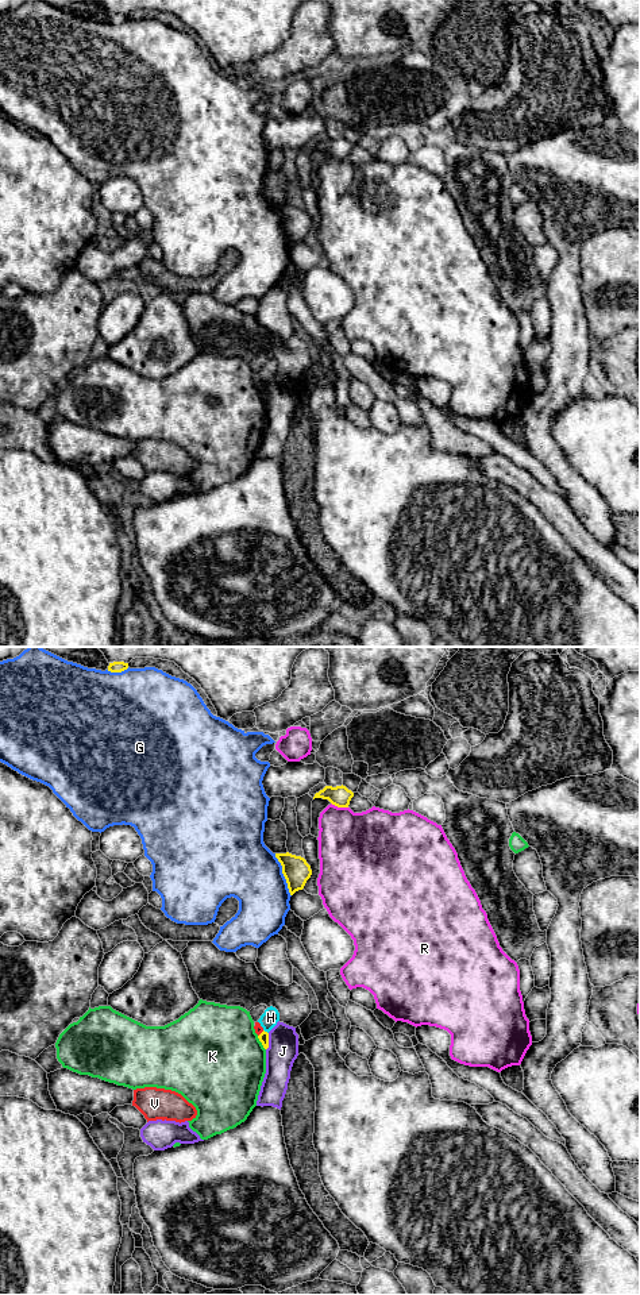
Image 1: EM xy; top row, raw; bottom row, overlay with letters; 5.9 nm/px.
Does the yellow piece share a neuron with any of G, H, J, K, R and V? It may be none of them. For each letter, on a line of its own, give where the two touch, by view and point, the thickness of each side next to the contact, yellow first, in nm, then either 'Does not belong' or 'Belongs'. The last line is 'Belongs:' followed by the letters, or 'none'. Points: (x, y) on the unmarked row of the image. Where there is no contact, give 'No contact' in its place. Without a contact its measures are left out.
G: Touches yellow at xy (284, 227). Thickness 160 nm (yellow) against 380 nm. Does not belong
H: Touches yellow at xy (266, 384). Thickness 60 nm (yellow) against 100 nm. Does not belong
J: Touches yellow at xy (268, 393). Thickness 60 nm (yellow) against 180 nm. Does not belong
K: Touches yellow at xy (261, 393). Thickness 60 nm (yellow) against 480 nm. Does not belong
R: Touches yellow at xy (339, 158). Thickness 120 nm (yellow) against 400 nm. Does not belong
V: Touches yellow at xy (261, 385). Thickness 60 nm (yellow) against 50 nm. Does not belong
Belongs: none

